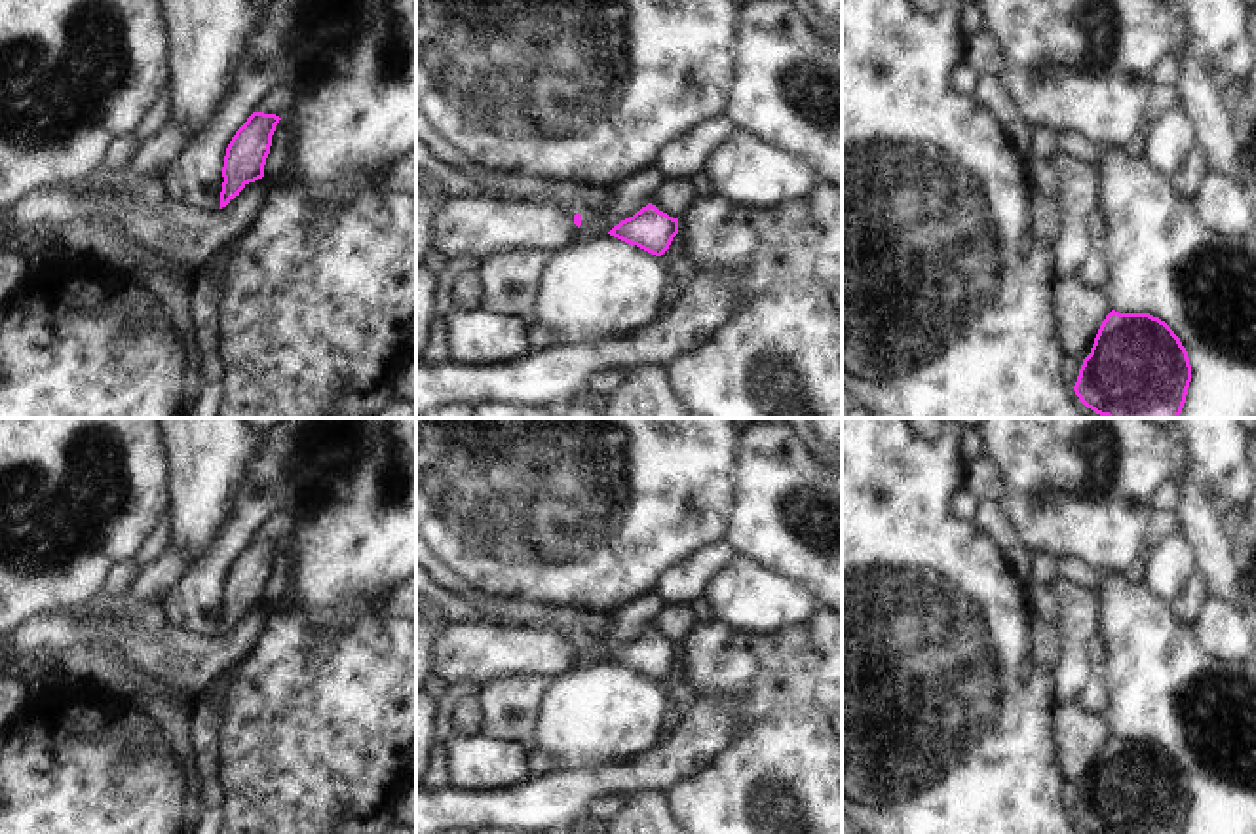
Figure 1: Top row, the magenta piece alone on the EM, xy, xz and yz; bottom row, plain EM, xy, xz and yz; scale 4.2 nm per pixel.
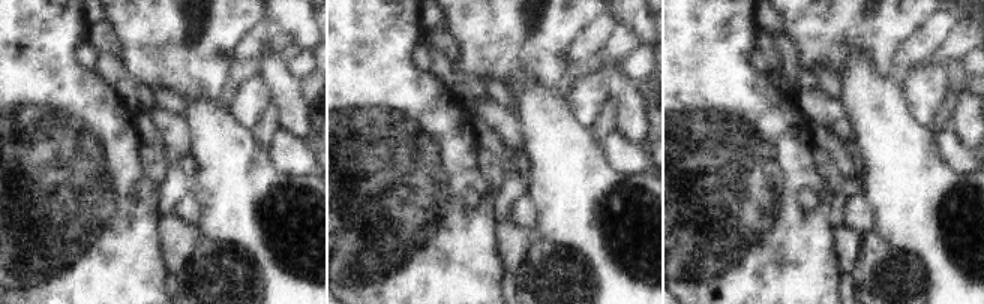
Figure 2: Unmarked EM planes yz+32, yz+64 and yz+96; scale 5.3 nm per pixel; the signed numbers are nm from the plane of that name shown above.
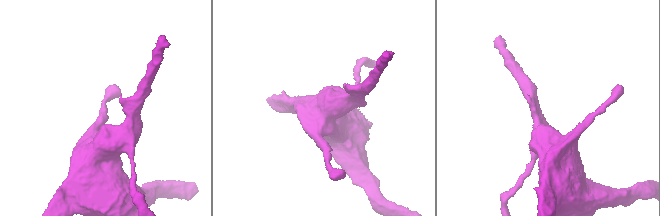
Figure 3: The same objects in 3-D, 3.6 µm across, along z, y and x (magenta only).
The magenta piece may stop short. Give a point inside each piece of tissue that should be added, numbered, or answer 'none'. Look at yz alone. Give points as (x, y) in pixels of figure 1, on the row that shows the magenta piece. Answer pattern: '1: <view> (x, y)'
none

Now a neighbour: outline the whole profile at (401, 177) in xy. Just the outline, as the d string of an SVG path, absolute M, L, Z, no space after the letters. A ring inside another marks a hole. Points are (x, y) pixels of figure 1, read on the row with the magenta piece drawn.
M416 148L384 175L382 192L401 192L416 198Z

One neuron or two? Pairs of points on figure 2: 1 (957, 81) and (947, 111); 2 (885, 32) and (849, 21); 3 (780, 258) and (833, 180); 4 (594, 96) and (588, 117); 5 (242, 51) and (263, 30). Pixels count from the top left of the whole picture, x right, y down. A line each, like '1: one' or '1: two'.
1: one
2: one
3: two
4: one
5: one

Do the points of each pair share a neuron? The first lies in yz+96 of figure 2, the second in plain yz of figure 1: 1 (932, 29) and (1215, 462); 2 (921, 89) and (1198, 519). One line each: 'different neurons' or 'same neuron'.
1: different neurons
2: different neurons

